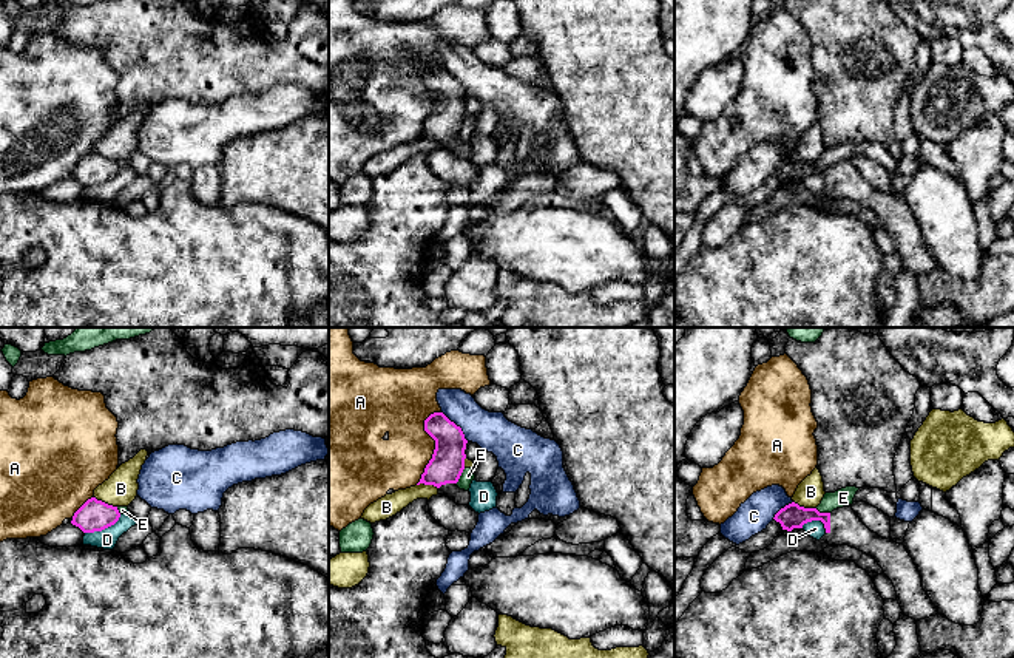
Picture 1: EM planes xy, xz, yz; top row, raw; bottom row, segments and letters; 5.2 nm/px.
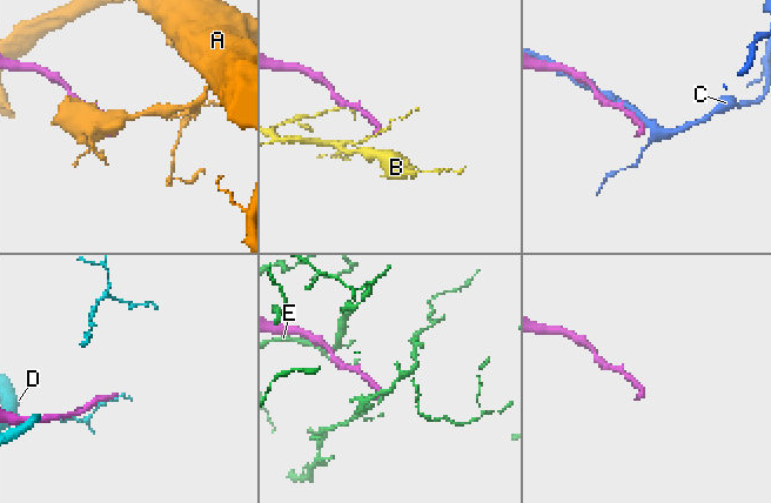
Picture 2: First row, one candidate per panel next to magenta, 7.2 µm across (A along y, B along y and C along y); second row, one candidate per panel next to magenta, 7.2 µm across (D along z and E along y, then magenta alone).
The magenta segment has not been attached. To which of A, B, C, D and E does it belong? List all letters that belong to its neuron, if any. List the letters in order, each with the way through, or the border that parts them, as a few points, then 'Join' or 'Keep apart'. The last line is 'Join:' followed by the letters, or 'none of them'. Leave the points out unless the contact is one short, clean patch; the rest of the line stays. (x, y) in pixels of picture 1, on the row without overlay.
A: Keep apart
B: Boundary: xy (94, 150), (116, 161). Keep apart
C: Keep apart
D: Boundary: xy (121, 169), (113, 178), (85, 187). Keep apart
E: Boundary: xz (465, 122), (456, 138). Keep apart
Join: none of them

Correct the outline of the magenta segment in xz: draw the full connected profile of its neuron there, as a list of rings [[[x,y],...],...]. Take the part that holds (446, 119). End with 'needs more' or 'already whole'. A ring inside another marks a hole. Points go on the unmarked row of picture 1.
[[[434,66],[424,74],[424,85],[435,94],[435,103],[417,139],[434,139],[438,148],[449,151],[457,159],[469,159],[471,147],[455,139],[466,113],[468,94],[461,82],[443,66]]]; needs more

